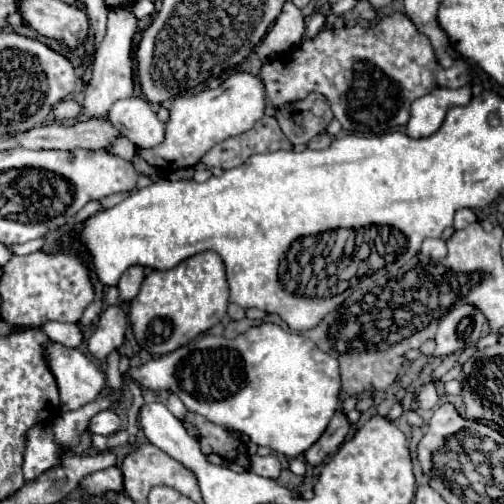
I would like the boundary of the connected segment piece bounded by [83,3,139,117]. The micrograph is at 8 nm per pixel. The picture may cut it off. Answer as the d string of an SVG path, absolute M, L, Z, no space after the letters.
M133 3L109 9L109 21L107 21L107 33L97 49L95 63L93 63L93 77L89 81L89 87L85 91L83 99L83 111L89 117L107 117L109 107L125 97L133 95L135 81L133 81L133 35L137 33L137 17L133 13Z

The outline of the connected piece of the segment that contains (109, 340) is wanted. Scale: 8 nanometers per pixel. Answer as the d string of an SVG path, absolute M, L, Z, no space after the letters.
M113 305L101 313L97 329L89 337L87 347L89 347L91 355L97 357L103 365L105 365L107 353L121 347L123 337L125 337L125 325L127 325L127 317L119 307Z

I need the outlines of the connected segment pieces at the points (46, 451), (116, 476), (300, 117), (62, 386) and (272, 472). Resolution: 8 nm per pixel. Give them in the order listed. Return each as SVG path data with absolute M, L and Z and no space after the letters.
M35 425L27 431L27 447L25 447L25 463L23 463L23 475L25 481L33 481L47 469L51 469L57 463L59 447L53 441L53 429Z
M117 467L93 473L81 481L81 487L87 495L105 495L107 491L123 491L123 477Z
M309 93L305 99L277 109L275 119L279 121L279 127L289 137L289 141L293 145L301 145L323 133L333 119L333 113L327 97L321 93Z
M49 343L45 347L45 357L47 363L57 379L59 385L59 395L61 395L61 411L73 411L79 409L91 401L95 401L105 389L107 389L107 381L105 381L105 373L101 371L101 367L89 359L85 353L77 351L77 349L69 349L61 343Z
M251 455L251 471L255 475L261 475L261 477L277 479L279 473L281 473L281 463L279 463L279 459L275 455L267 455L267 457Z

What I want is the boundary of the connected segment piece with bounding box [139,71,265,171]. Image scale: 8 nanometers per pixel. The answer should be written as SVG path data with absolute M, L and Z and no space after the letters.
M237 71L231 75L231 83L223 83L216 89L204 89L197 94L183 93L174 98L165 141L153 149L141 149L139 155L149 165L159 169L173 167L173 171L177 171L193 167L213 145L245 133L263 115L265 115L263 81L259 81L259 75Z

